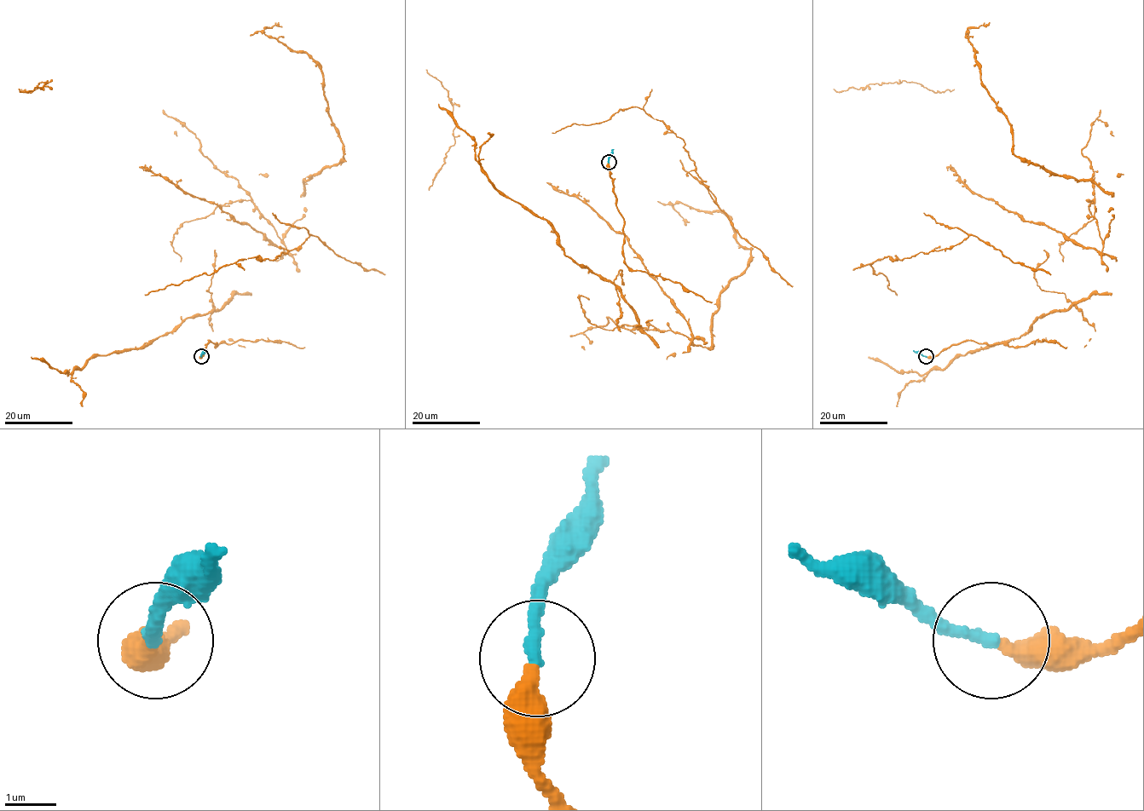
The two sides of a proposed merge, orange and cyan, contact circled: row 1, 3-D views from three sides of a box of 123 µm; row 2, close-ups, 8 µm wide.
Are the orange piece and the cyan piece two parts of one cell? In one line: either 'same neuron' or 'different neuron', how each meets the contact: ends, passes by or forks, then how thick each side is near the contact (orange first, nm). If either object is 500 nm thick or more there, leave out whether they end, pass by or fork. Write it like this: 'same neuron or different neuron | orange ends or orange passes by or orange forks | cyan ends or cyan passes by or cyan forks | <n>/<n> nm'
same neuron | orange ends | cyan ends | 400/240 nm

